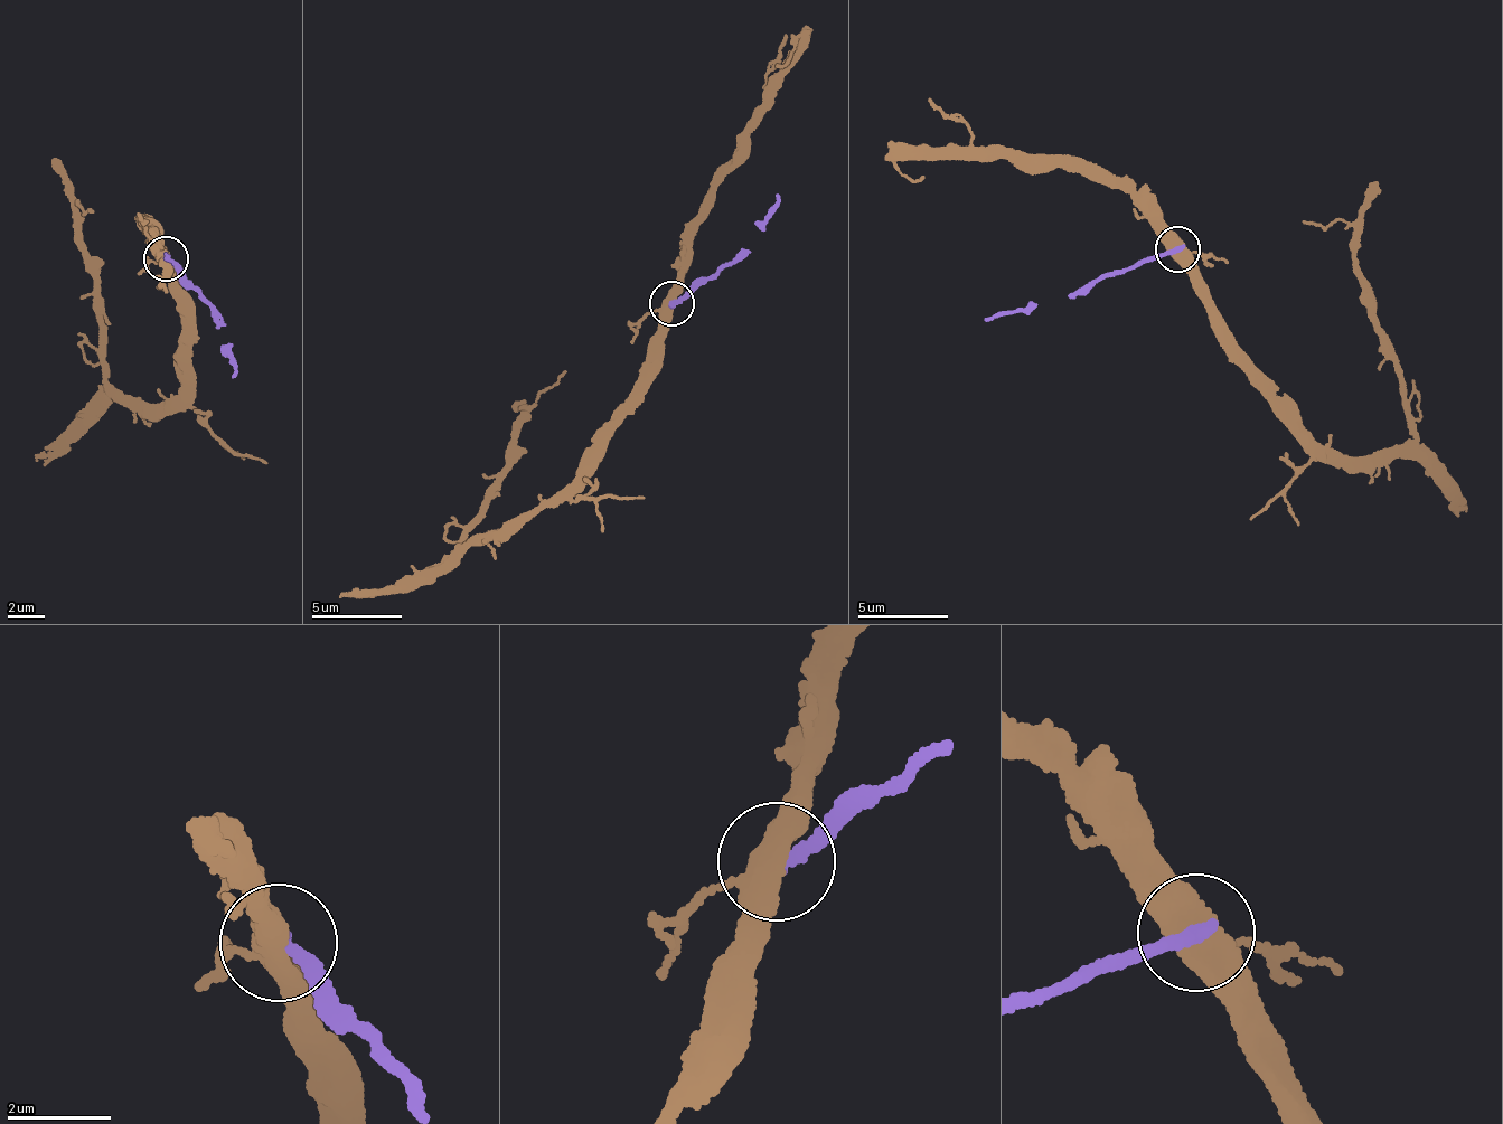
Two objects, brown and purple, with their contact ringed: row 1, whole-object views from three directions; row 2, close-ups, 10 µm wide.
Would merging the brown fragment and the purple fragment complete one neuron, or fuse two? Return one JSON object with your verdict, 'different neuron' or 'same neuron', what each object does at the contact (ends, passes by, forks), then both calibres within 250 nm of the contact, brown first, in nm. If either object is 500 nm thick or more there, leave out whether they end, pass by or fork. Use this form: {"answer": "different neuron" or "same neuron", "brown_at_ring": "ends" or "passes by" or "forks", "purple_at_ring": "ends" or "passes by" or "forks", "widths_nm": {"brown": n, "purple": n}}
{"answer": "different neuron", "brown_at_ring": "forks", "purple_at_ring": "ends", "widths_nm": {"brown": 440, "purple": 320}}

